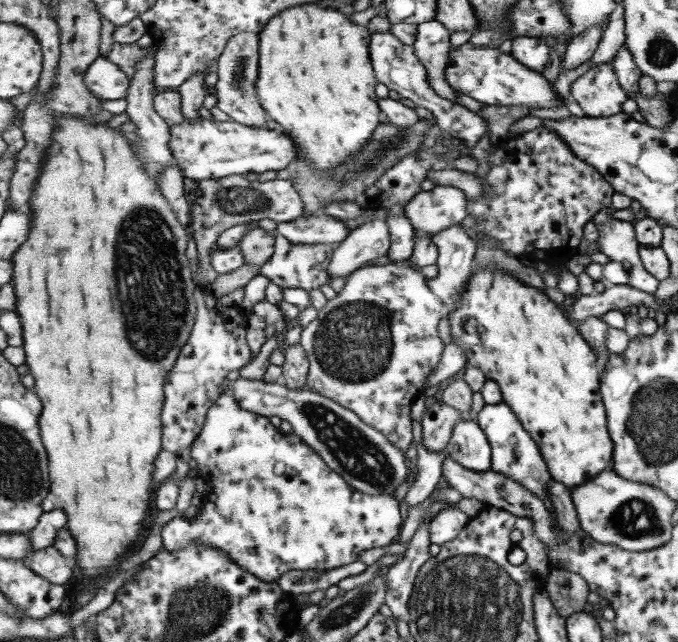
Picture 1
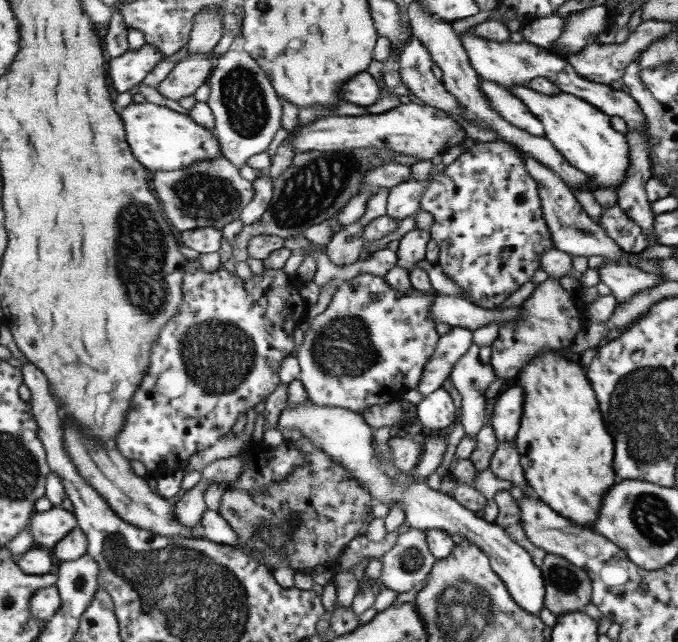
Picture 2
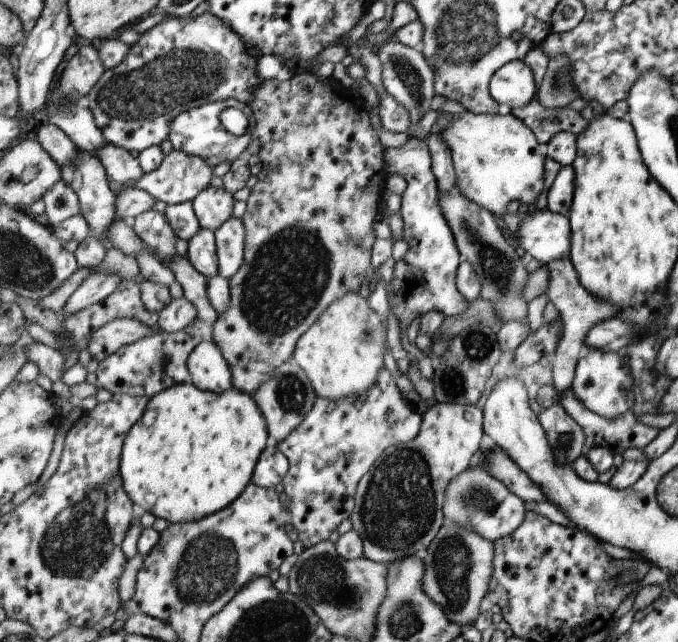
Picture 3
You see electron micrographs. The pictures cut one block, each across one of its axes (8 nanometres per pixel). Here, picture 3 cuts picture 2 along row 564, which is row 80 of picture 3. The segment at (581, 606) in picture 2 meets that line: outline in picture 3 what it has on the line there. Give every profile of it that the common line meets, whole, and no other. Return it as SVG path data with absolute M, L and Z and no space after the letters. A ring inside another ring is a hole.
M553 55L541 81L538 99L548 109L565 109L582 94L575 84L573 61L567 55Z

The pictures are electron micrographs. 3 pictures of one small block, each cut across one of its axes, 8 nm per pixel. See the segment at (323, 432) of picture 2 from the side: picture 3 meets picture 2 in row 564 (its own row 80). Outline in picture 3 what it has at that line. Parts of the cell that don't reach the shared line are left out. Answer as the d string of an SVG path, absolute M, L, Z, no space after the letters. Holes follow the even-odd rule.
M523 59L514 60L511 63L505 64L503 68L493 75L492 83L490 84L490 91L493 98L500 102L504 107L509 105L512 109L525 108L529 106L535 97L538 96L538 86L535 78L533 68L527 64Z

